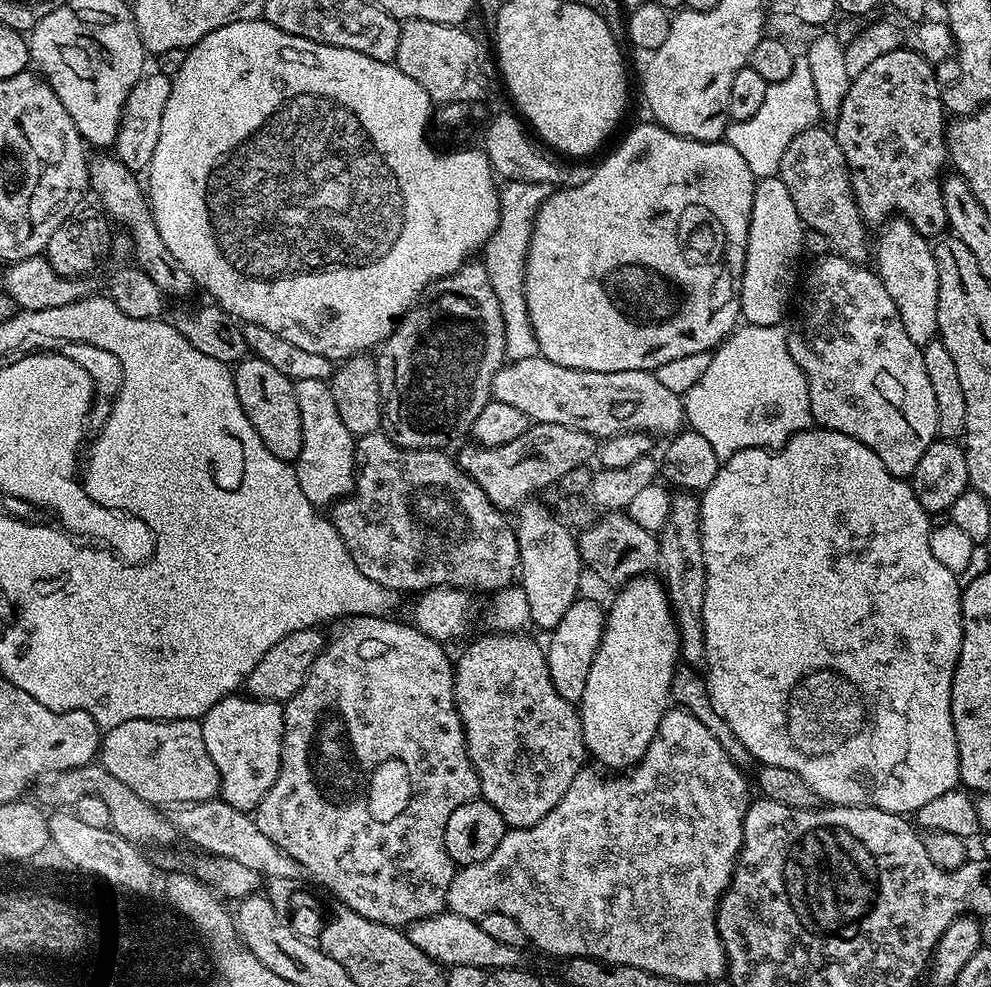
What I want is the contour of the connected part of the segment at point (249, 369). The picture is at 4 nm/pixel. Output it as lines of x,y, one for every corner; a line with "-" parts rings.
245,358
235,365
234,383
236,385
236,403
250,418
258,438
266,442
266,450
274,458
295,462
302,450
302,418
298,410
298,398
294,398
294,383
270,366
270,362
255,358

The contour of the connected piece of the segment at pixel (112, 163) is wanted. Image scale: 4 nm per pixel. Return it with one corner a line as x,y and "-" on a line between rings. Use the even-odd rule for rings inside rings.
96,154
88,161
88,182
91,191
96,192
100,204
105,208
113,221
117,220
132,235
132,252
136,255
135,267
141,268
146,275
164,292
165,297
188,296
194,292
194,283
190,274
182,270
182,262
166,250
166,242
162,242
162,234
158,234
158,226
152,217
152,209
148,206
145,189
138,181
137,173
130,171
121,160
112,154

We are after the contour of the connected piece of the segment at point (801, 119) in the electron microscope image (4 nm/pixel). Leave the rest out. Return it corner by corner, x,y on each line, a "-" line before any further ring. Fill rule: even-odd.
804,58
797,59
794,70
782,82
768,85
766,99
762,106
745,120
733,120
724,131
723,139
738,154
742,154
746,166
750,166
753,177
763,178
779,173
782,166
782,154
786,154
786,146
808,128
817,127
821,123
817,91
810,74
810,66

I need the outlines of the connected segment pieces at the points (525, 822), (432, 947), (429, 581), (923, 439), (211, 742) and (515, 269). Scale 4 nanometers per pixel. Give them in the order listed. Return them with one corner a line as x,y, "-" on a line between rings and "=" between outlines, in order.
520,632
488,634
485,640
476,640
460,657
454,660
456,677
456,712
464,727
464,741
470,762
480,779
480,796
498,814
502,814
509,829
534,826
570,790
570,782
586,764
586,749
582,722
577,705
562,698
550,682
548,658
540,648
=
447,910
407,925
406,935
410,942
414,942
414,946
418,946
418,950
422,950
422,954
426,954
437,964
448,968
478,966
485,970
495,970
497,968
524,968
527,965
529,953
525,949
505,946
503,942
488,937
477,921
=
384,431
371,432
365,436
355,437
356,441
356,487
344,497
343,500
336,501
330,508
330,519
333,526
338,530
354,566
370,578
370,582
378,582
378,586
389,589
397,594
412,592
419,594
427,592
429,588
462,588
473,590
477,588
480,592
490,592
496,594
509,587
517,579
520,566
520,555
518,554
518,542
516,541
516,529
510,523
503,511
495,508
486,498
482,486
478,486
476,480
472,480
460,467
455,459
452,460
447,455
447,451
438,448
403,448
385,434
=
835,254
815,257
811,263
813,263
812,269
805,276
803,273
802,276
804,301
800,304
800,317
797,318
793,328
787,329
787,334
790,358
794,358
794,362
802,370
808,383
812,419
819,427
841,432
866,446
870,446
870,450
874,450
874,454
878,454
878,458
882,458
882,466
886,466
886,470
890,470
890,474
901,478
911,477
914,466
918,466
922,454
926,454
926,450
938,436
936,431
938,406
934,402
934,386
930,386
930,374
926,374
926,366
922,363
921,345
910,342
909,336
906,335
906,329
902,326
902,318
898,318
898,306
894,306
894,298
890,298
886,286
871,267
=
233,694
202,717
200,729
206,750
214,758
214,766
218,766
219,799
251,813
266,798
270,786
274,786
274,778
278,778
284,737
283,707
274,700
253,700
244,694
=
505,181
500,187
499,222
494,234
482,249
482,263
498,297
502,309
503,330
506,333
505,357
509,361
532,358
539,355
540,347
530,325
529,311
526,310
525,260
528,257
533,222
537,210
552,191
551,185
536,182

